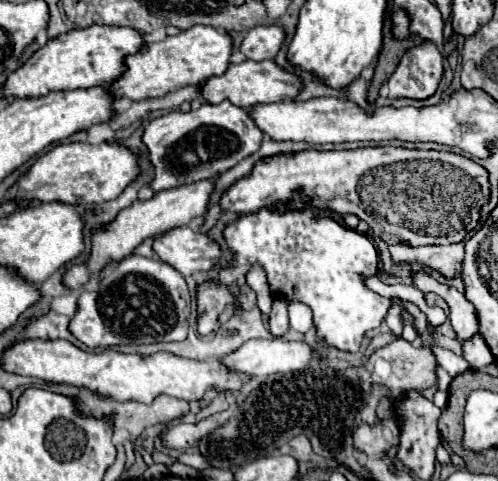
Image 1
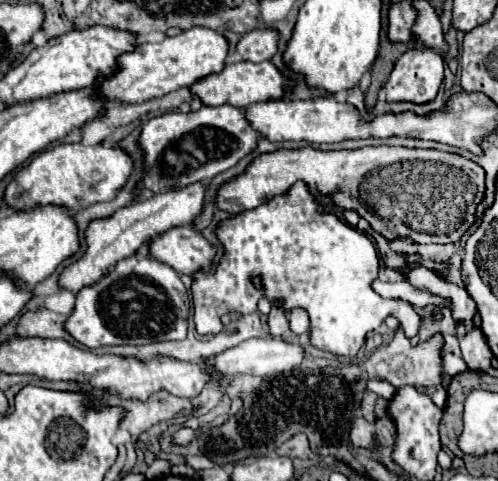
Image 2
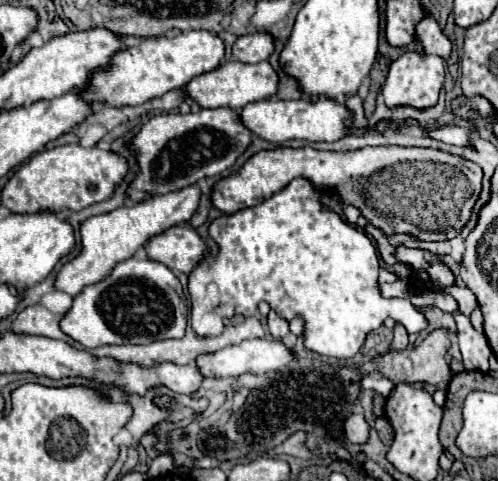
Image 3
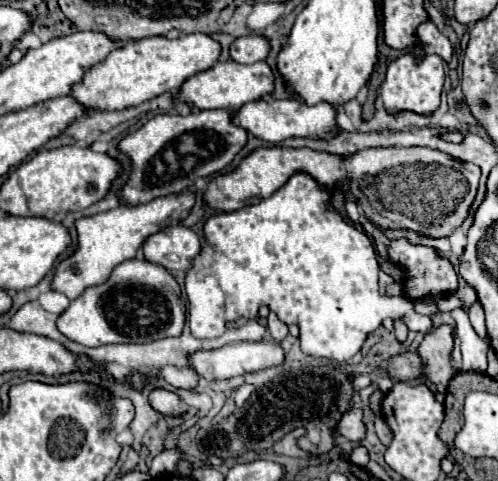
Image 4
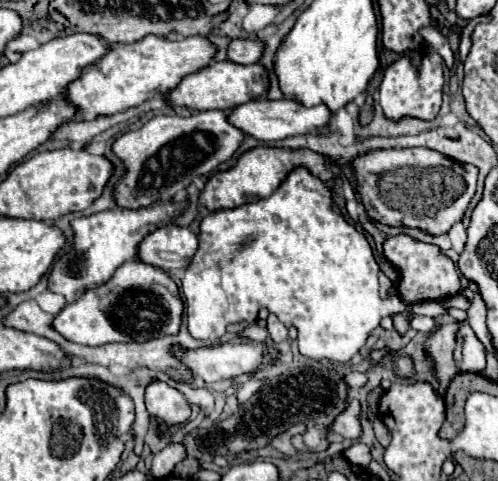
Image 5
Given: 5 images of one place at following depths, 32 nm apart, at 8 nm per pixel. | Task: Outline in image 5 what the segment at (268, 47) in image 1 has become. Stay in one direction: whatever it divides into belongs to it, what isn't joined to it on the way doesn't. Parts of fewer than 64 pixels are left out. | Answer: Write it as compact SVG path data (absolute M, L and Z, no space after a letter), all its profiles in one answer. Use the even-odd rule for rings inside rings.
M238 38L228 46L228 60L236 64L254 64L264 54L264 42L258 38Z

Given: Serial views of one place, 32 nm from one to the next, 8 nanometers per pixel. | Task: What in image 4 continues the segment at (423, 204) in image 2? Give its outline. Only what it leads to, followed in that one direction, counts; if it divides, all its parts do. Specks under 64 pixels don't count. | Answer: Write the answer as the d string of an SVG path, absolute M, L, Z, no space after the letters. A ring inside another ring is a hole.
M258 148L250 156L242 160L242 164L230 172L220 174L210 182L206 190L206 202L210 208L220 212L234 212L250 204L258 204L260 200L272 196L278 188L282 188L294 174L308 174L320 186L342 186L352 190L352 198L362 206L366 218L384 230L414 230L428 238L444 238L450 236L454 228L458 228L466 218L468 210L476 198L480 168L472 162L462 162L452 158L440 150L432 148L364 148L350 156L338 156L328 152L316 152L312 148Z

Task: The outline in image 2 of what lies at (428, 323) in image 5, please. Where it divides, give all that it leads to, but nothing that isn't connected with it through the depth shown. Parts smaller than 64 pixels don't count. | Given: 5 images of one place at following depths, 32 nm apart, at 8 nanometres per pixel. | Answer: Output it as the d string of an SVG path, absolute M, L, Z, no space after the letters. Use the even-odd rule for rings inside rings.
M296 182L286 196L272 198L264 206L236 214L234 218L222 222L218 228L218 238L224 244L226 254L220 260L216 274L200 274L192 284L194 324L198 334L218 334L222 330L220 316L226 312L254 312L260 296L266 296L272 304L278 304L282 300L286 312L296 306L304 308L310 314L312 344L320 350L334 352L340 356L358 354L366 334L370 330L376 330L390 314L400 320L402 330L408 334L408 338L418 334L420 316L412 310L412 306L404 300L386 300L370 286L370 282L378 278L378 252L374 244L366 238L366 234L342 224L334 214L320 214L314 196L302 182ZM250 276L262 276L264 288L254 288L250 284Z

